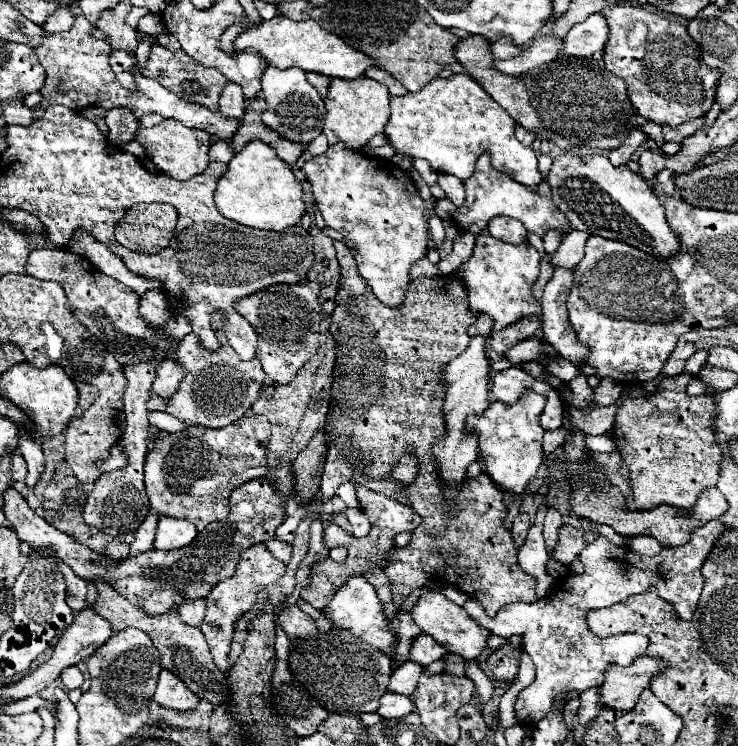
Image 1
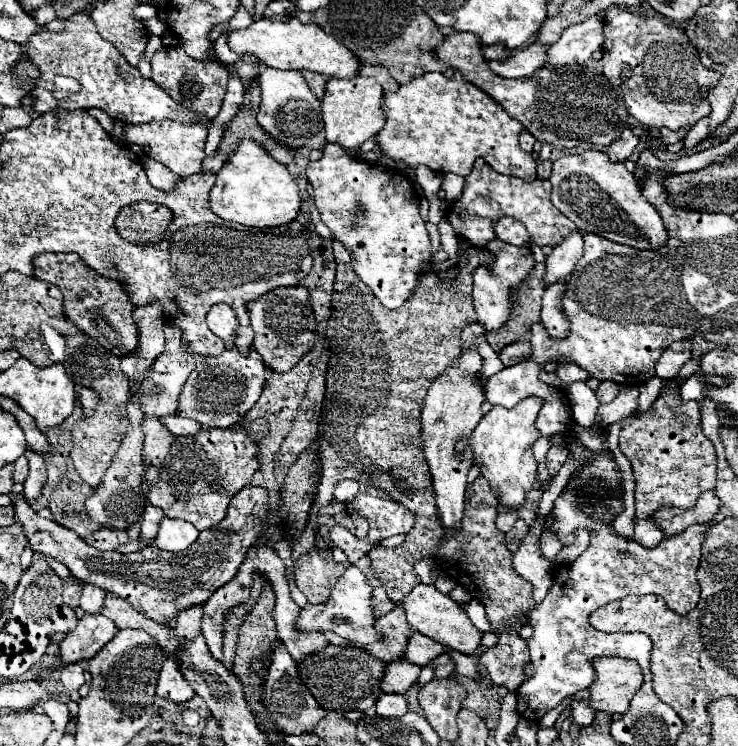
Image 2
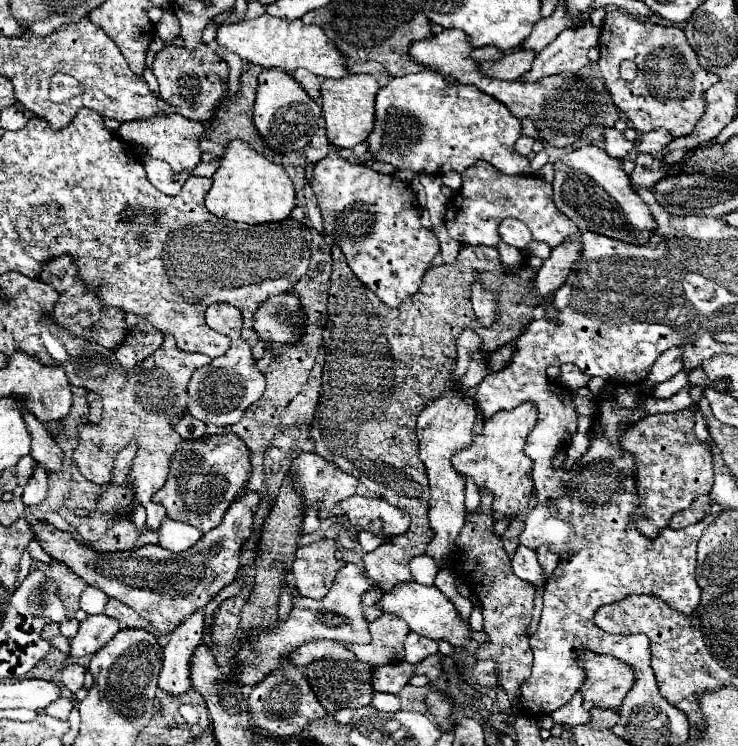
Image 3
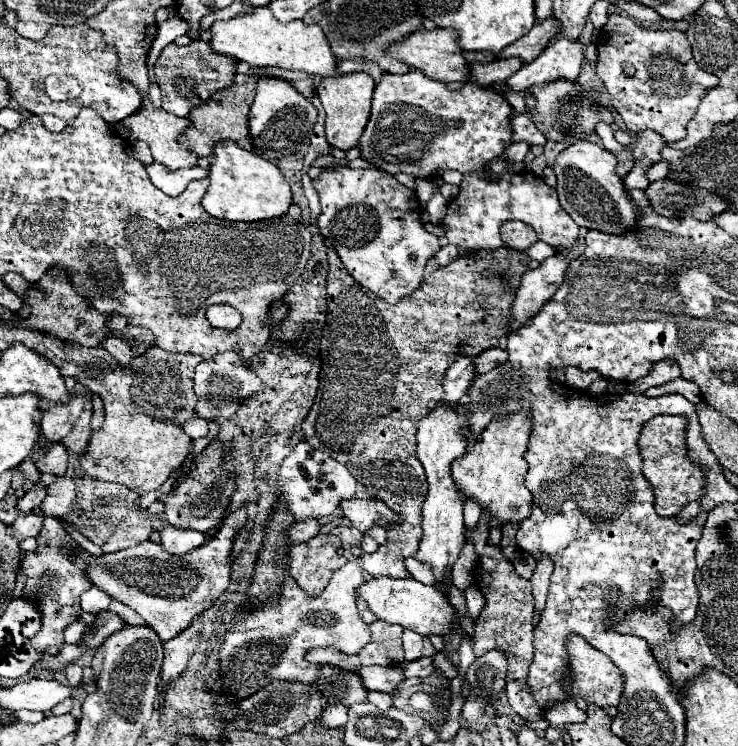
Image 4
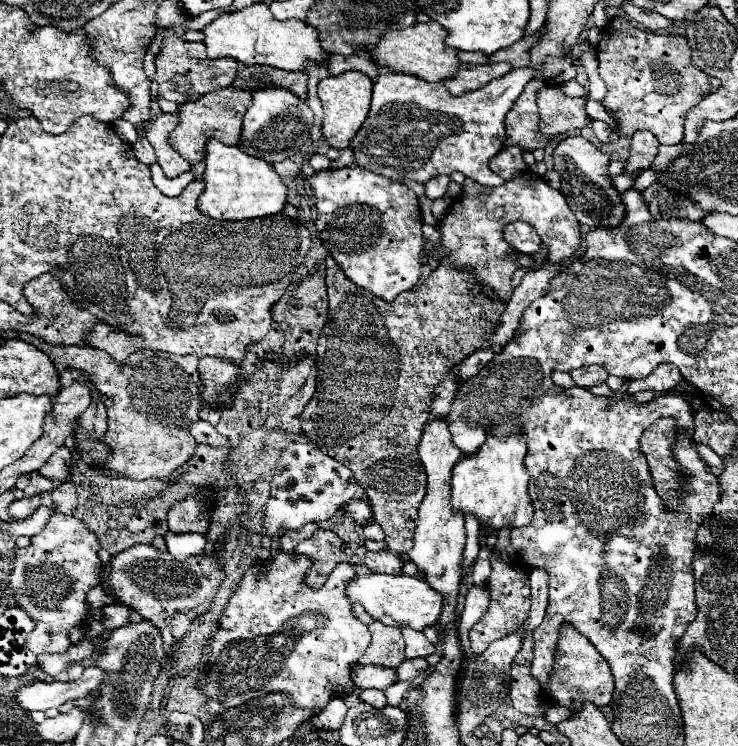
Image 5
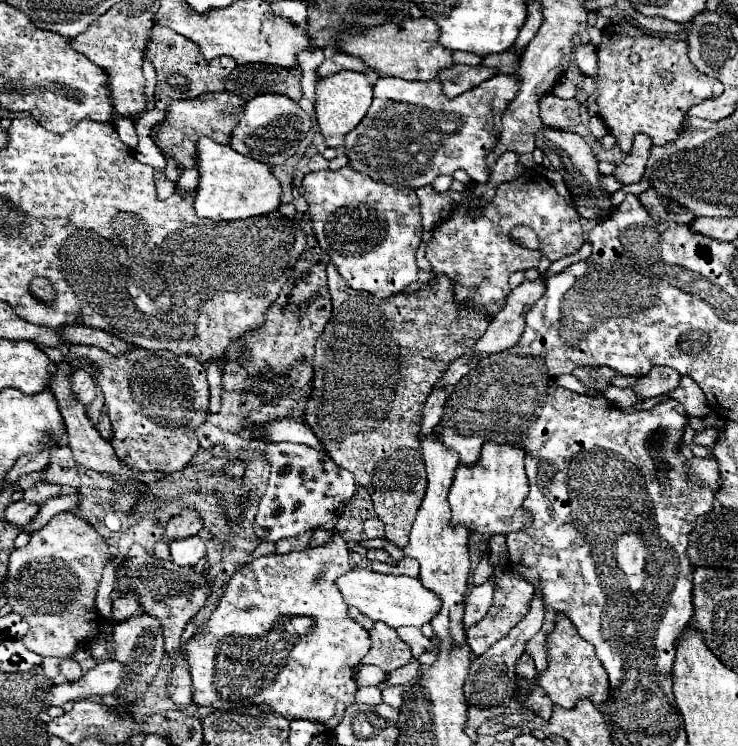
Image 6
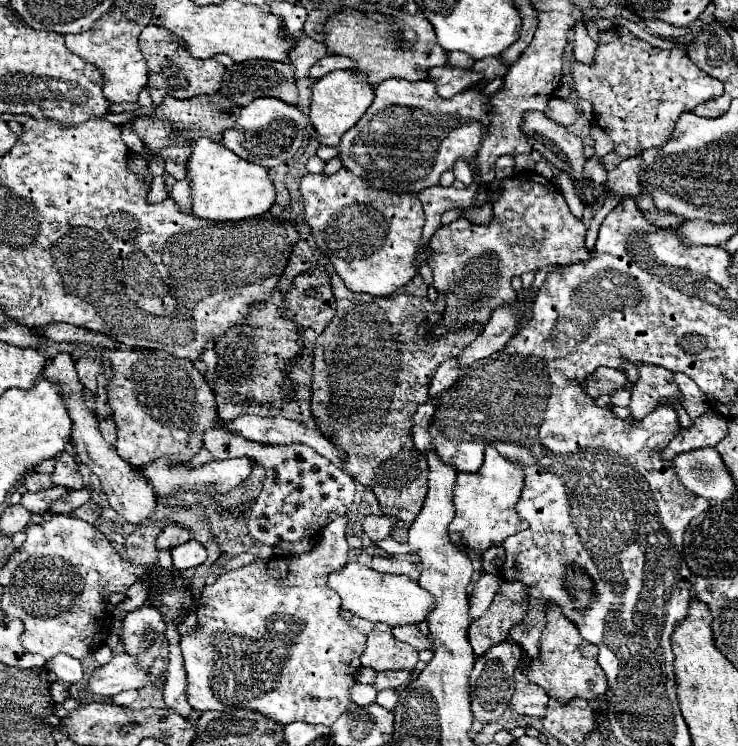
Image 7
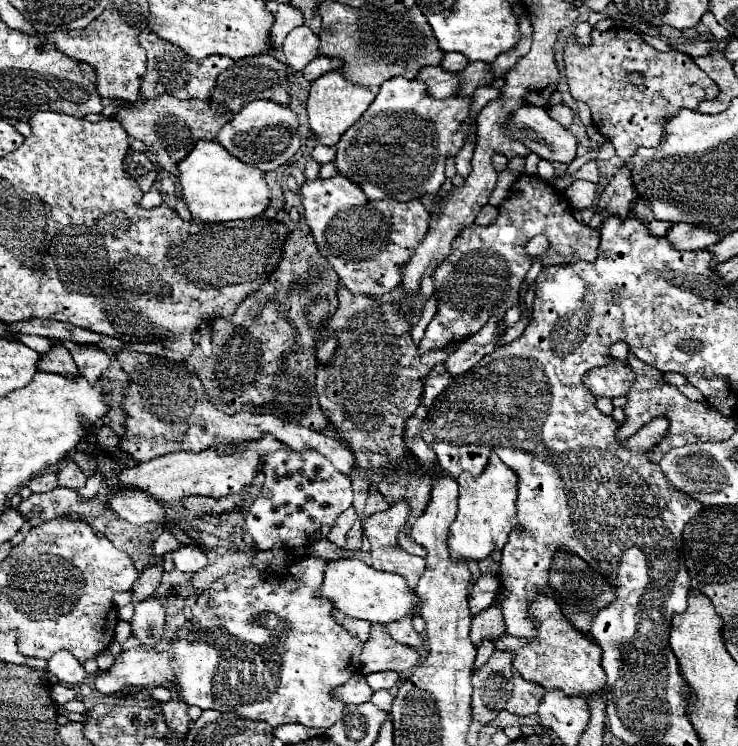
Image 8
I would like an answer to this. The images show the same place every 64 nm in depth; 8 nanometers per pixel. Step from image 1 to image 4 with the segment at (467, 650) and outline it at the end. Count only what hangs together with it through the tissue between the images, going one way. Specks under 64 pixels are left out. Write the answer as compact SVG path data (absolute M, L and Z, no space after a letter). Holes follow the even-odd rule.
M372 578L370 582L360 586L358 596L368 602L370 610L378 618L382 618L390 624L400 624L408 630L422 634L422 636L450 634L450 626L454 620L454 608L450 606L446 594L440 592L436 586L424 586L422 582L418 582L414 578L406 578L406 580Z

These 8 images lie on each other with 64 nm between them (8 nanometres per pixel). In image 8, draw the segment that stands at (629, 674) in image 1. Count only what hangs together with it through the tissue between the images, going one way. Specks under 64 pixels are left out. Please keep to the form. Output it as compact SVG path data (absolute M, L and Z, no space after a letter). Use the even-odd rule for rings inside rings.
M538 596L536 602L532 602L532 616L536 616L540 628L538 628L538 638L536 640L520 640L514 636L504 634L494 646L498 650L508 650L514 654L514 668L520 672L520 676L524 680L530 680L534 684L540 684L546 690L562 690L566 696L590 696L592 692L600 692L606 686L606 676L604 670L600 666L600 646L594 644L592 640L588 640L586 636L582 636L582 632L578 632L562 614L560 606L556 604L556 600L552 600L550 596Z

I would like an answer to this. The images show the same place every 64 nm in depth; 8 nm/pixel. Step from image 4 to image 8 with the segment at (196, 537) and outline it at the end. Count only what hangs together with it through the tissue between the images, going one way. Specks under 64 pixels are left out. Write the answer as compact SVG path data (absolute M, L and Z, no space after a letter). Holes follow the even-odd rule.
M196 544L190 546L180 546L178 550L172 552L174 566L182 572L198 572L208 564L206 552L202 548L196 548Z

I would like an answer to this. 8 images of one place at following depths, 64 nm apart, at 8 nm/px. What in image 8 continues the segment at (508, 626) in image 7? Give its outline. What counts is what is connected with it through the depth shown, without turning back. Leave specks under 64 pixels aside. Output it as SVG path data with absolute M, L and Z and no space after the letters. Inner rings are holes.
M498 596L496 602L488 610L474 616L472 628L470 628L470 638L472 638L474 646L478 646L486 638L498 640L500 636L504 636L506 626L504 626L504 616L502 616L502 610L500 610L500 600L502 600L502 596Z

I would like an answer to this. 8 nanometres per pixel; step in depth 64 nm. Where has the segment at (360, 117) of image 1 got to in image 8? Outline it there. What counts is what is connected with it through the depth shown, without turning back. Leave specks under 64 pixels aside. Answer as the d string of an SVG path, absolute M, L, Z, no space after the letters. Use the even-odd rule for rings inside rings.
M338 70L328 72L318 80L314 80L310 86L308 104L306 104L310 128L314 130L318 142L322 142L324 146L336 146L336 140L340 140L340 136L368 110L372 102L374 102L374 92L370 88L346 80L344 74L340 74Z

